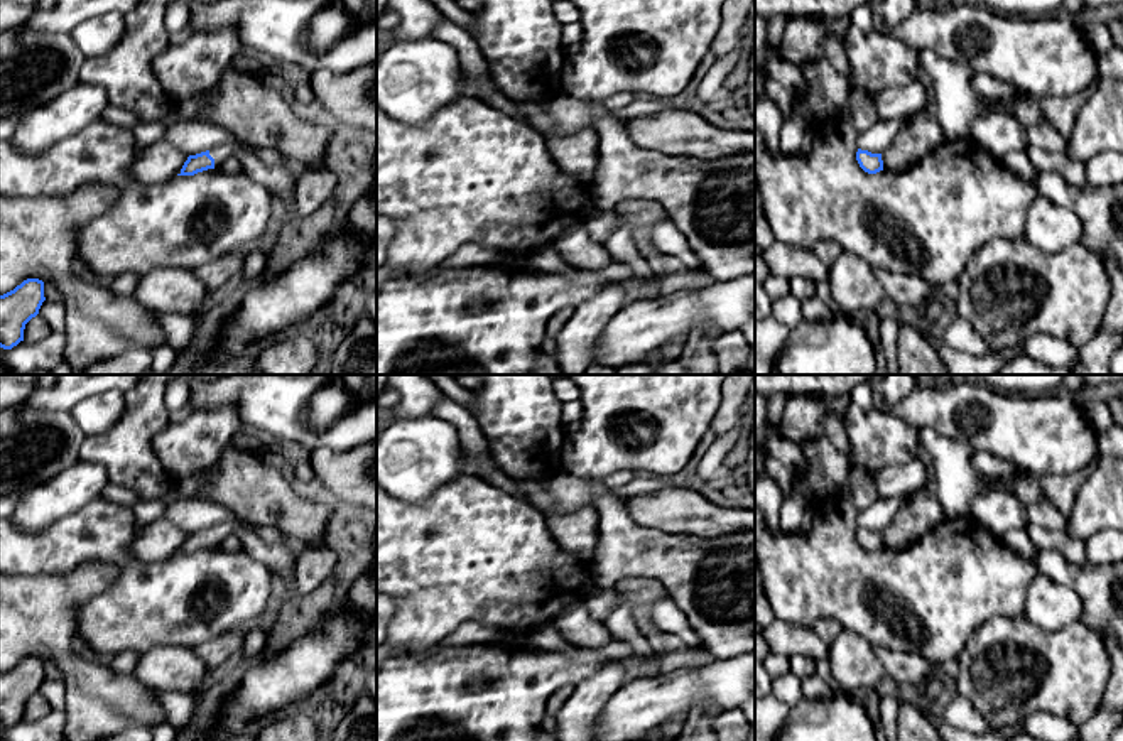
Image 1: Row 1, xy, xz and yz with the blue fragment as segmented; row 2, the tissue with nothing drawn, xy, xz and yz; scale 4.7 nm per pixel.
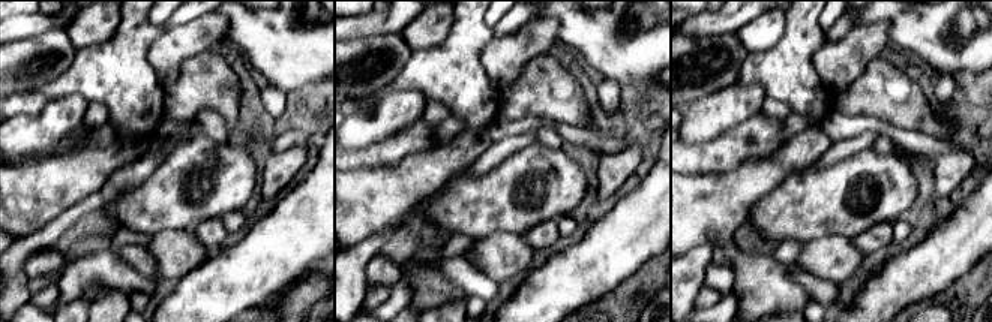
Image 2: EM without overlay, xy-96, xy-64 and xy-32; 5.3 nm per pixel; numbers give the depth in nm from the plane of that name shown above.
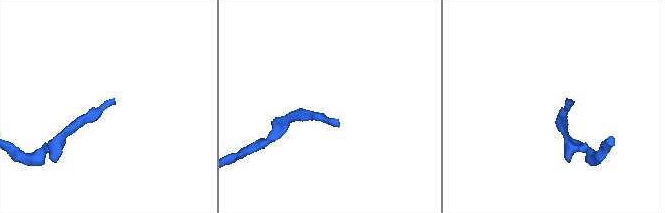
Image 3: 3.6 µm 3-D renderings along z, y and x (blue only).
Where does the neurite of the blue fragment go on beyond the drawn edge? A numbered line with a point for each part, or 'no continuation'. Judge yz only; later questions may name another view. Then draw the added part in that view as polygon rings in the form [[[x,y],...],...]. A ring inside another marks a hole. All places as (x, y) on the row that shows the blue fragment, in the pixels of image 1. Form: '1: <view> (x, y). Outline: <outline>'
no continuation

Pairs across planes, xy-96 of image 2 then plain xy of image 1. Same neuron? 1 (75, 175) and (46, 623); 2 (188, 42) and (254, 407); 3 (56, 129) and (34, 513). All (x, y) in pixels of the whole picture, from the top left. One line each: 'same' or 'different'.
1: same
2: different
3: same

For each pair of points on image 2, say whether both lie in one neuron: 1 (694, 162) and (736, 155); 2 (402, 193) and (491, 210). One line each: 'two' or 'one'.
1: one
2: two

